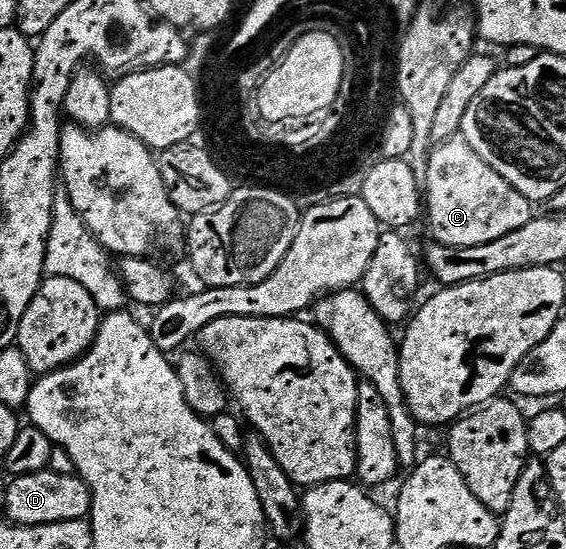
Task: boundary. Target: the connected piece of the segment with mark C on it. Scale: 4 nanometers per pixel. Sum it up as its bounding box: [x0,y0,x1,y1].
[425,136,531,246]

